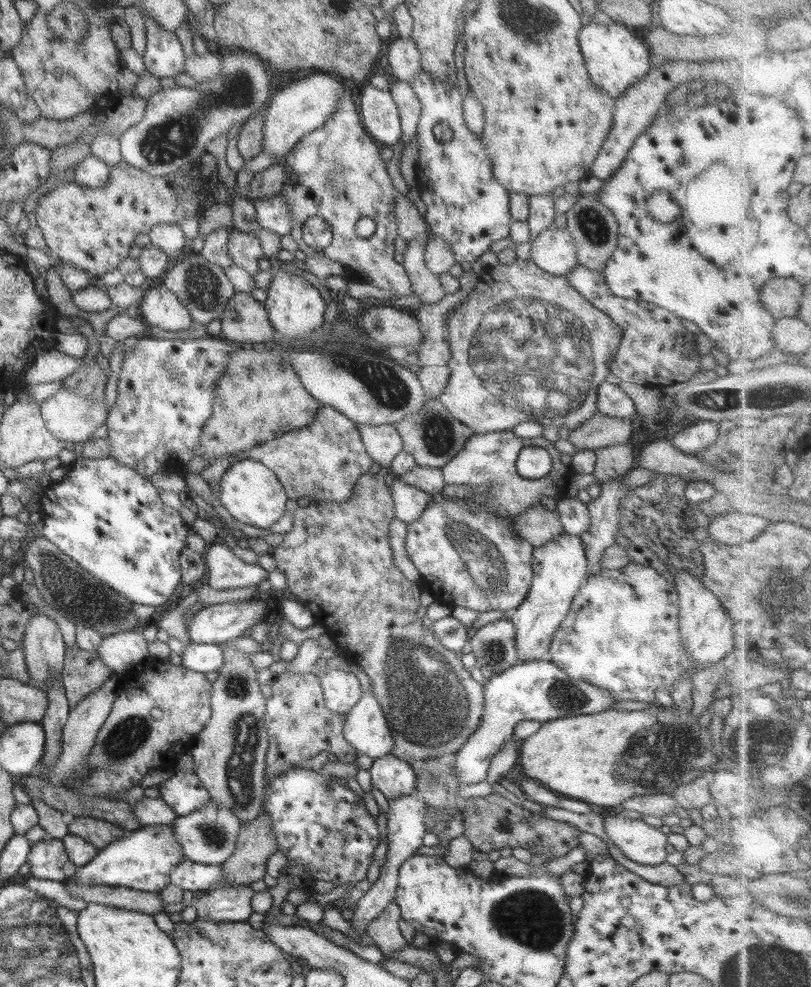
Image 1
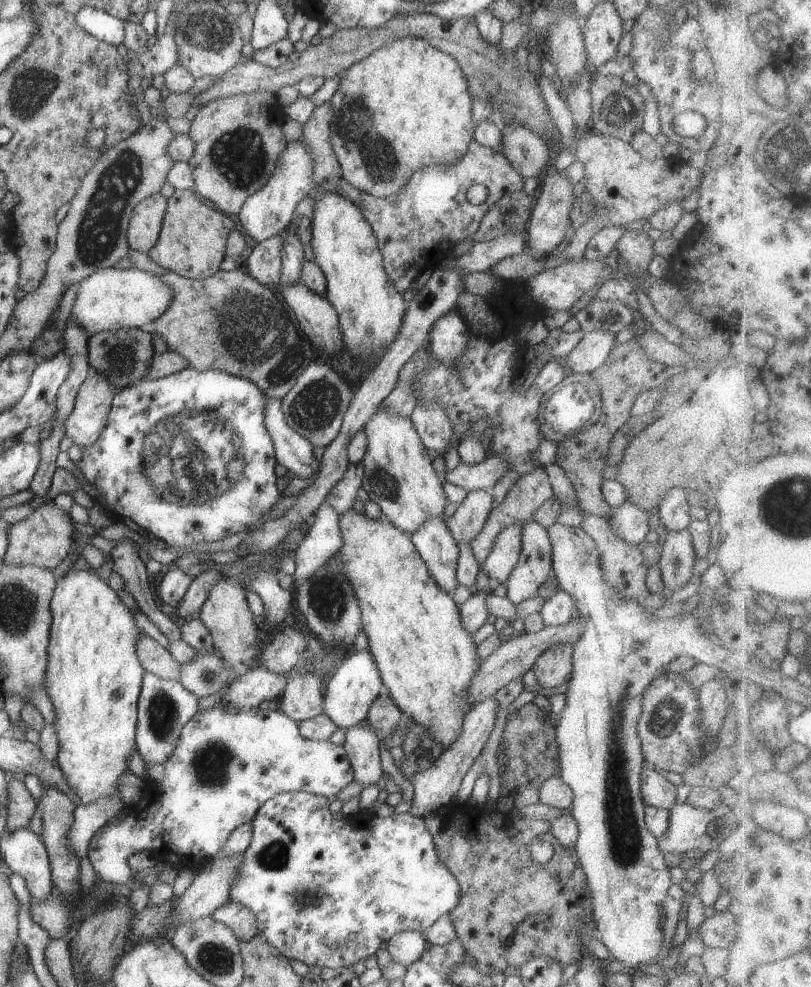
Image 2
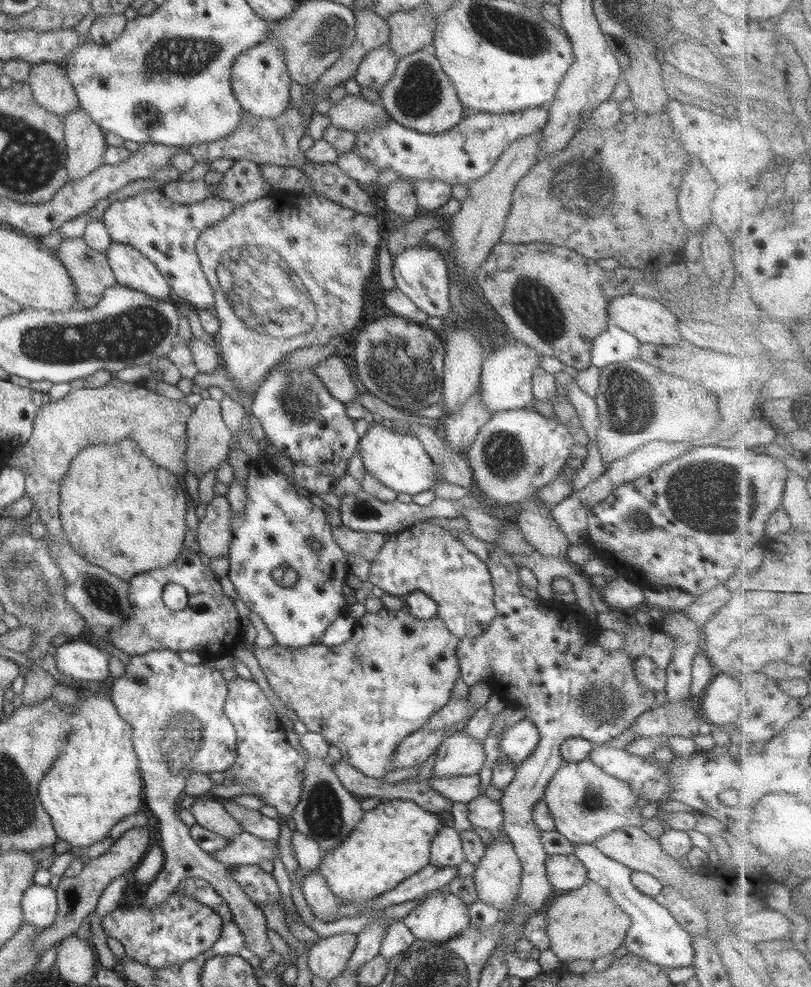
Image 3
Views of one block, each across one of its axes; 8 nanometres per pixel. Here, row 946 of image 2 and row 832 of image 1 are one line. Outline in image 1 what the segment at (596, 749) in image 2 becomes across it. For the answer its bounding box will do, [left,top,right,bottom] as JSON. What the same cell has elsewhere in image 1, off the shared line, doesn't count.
[603,815,669,866]

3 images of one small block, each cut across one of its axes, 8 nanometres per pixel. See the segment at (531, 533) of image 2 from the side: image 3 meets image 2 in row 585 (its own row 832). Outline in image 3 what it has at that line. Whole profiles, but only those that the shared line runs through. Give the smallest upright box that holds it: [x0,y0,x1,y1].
[457,547,656,919]

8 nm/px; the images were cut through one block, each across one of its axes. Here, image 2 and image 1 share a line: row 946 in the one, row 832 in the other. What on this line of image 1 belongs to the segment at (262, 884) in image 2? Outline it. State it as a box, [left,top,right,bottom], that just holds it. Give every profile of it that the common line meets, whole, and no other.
[264,767,379,885]

